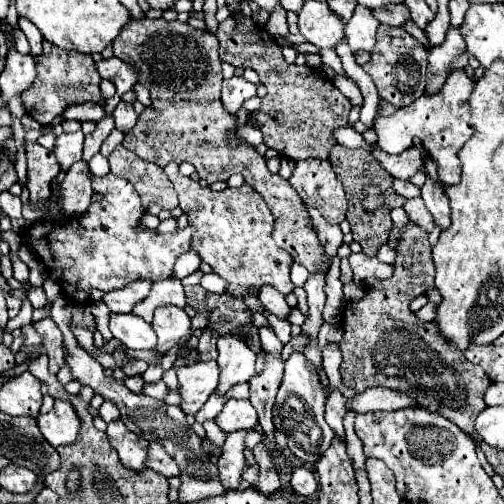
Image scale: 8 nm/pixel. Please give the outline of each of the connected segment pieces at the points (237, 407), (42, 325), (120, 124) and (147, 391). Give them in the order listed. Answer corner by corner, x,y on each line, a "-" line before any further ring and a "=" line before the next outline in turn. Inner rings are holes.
228,399
220,415
214,419
224,433
240,431
240,429
254,429
258,425
256,409
252,407
250,399
=
48,317
48,321
34,321
32,327
38,331
42,337
42,345
46,349
46,355
49,359
49,372
56,375
60,367
64,365
64,353
62,353
62,333
58,325
=
120,101
120,103
116,105
116,109
112,111
112,119
114,119
116,129
118,129
118,131
122,131
122,133
126,133
128,129
132,129
132,127
136,125
138,115
136,115
136,111
132,109
132,105
130,105
130,103
=
160,381
160,383
146,383
144,385
144,395
150,395
154,399
164,399
168,395
168,391
170,389
166,387
164,381

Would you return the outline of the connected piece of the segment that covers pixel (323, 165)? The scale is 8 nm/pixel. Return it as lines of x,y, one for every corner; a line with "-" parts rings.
328,159
296,161
288,181
298,191
302,201
318,209
328,223
342,223
346,219
348,201

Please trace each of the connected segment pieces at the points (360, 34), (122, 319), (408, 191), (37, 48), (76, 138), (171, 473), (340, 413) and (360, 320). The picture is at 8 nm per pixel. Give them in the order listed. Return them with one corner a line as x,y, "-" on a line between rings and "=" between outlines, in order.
358,5
352,19
346,25
346,41
350,45
350,49
354,53
358,51
372,51
374,43
376,43
376,29
378,29
378,21
372,17
368,7
=
110,313
110,331
128,349
154,349
158,341
152,325
132,313
=
394,177
392,183
394,183
394,191
396,191
398,195
406,197
406,199
410,199
410,197
418,197
418,195
420,195
420,187
414,187
410,181
396,179
396,177
=
20,17
20,19
18,19
18,27
24,31
24,35
26,35
26,39
28,39
30,47
32,47
32,57
40,55
40,53
42,53
42,35
40,35
40,31
34,27
34,23
30,23
28,19
=
82,131
62,133
60,137
56,137
54,155
56,155
62,171
68,171
72,163
80,161
80,157
82,157
82,143
84,143
84,133
=
152,443
150,445
150,455
148,455
148,467
162,473
164,477
180,477
180,467
176,467
176,461
164,451
162,443
=
332,389
328,391
328,397
326,397
326,423
336,431
336,435
344,437
344,427
342,427
342,419
346,415
346,409
344,409
344,397
338,389
=
408,221
396,245
392,277
376,281
366,289
366,295
352,305
352,309
344,309
342,313
342,383
354,391
380,385
408,393
412,399
416,397
420,407
444,415
480,441
474,431
474,419
486,407
482,397
492,381
480,367
468,363
464,353
440,339
434,323
418,321
408,309
412,297
426,293
432,287
434,263
430,257
428,233

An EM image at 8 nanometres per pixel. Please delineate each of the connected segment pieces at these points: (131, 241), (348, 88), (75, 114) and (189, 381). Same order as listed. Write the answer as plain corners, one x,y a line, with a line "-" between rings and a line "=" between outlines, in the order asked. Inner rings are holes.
108,173
104,177
90,175
90,185
92,185
94,193
102,195
102,199
92,201
82,217
68,219
68,221
50,219
50,221
46,221
46,227
28,227
24,231
28,247
40,257
48,275
60,283
64,297
78,303
78,305
84,305
90,301
92,289
100,289
102,293
108,293
108,291
116,291
120,287
126,287
128,283
132,283
136,279
146,279
152,283
162,281
162,279
170,279
172,271
174,271
176,257
190,249
192,225
188,223
184,229
178,229
172,235
162,235
156,229
148,229
148,227
140,225
144,211
140,205
140,197
130,181
=
336,73
334,79
332,79
332,83
334,83
354,105
362,105
362,93
360,93
360,89
358,89
346,75
=
82,103
82,105
72,105
64,111
64,119
78,119
78,121
94,121
98,123
100,119
106,117
104,103
=
198,361
190,367
176,367
180,381
182,403
180,409
186,413
188,423
194,423
194,413
206,403
216,391
220,381
220,367
216,361

